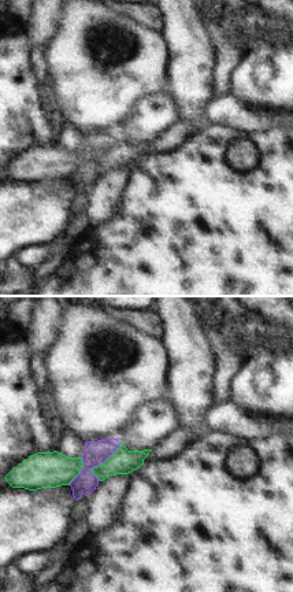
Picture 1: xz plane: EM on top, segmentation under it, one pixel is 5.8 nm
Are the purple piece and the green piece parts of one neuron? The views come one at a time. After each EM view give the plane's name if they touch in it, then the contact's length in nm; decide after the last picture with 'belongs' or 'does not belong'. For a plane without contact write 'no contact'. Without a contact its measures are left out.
xz | 260 nm

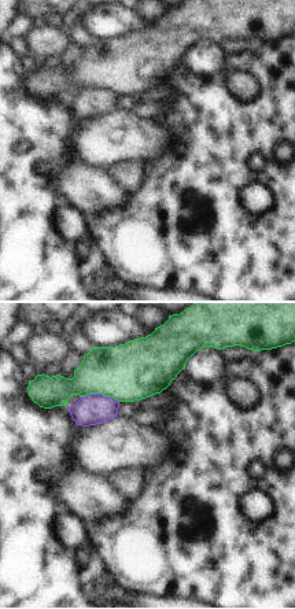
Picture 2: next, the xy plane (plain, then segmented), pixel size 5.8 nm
xy | 220 nm

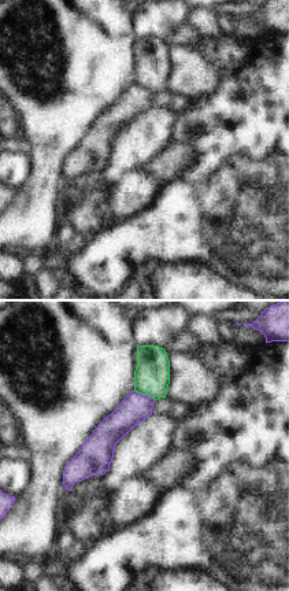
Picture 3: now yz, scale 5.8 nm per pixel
yz | 140 nm

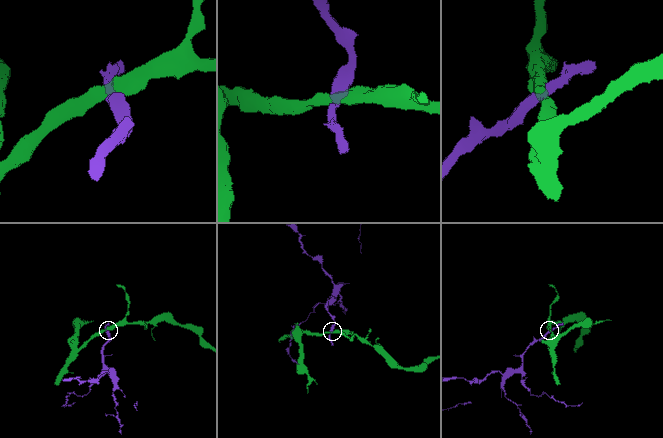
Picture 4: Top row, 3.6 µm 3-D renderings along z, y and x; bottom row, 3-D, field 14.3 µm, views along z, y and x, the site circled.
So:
does not belong

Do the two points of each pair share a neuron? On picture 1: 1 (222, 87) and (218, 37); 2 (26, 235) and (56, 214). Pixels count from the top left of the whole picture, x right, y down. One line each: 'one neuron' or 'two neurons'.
1: one neuron
2: one neuron

